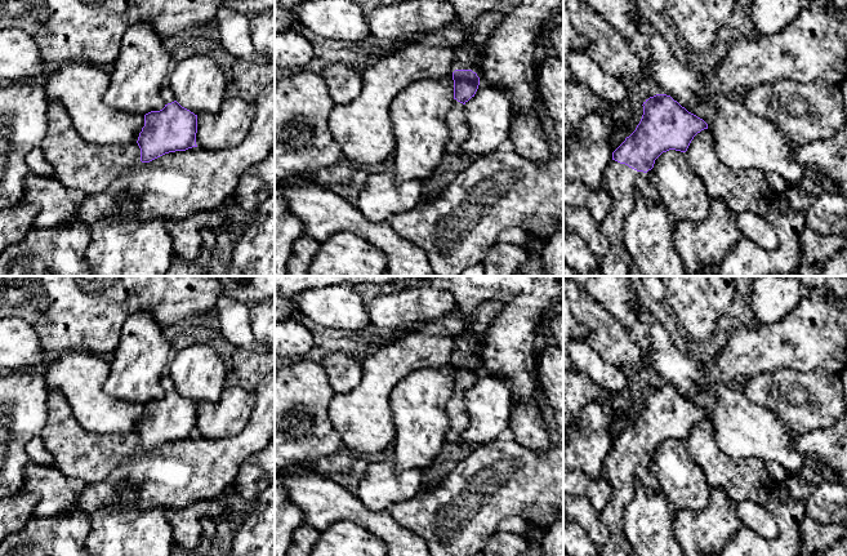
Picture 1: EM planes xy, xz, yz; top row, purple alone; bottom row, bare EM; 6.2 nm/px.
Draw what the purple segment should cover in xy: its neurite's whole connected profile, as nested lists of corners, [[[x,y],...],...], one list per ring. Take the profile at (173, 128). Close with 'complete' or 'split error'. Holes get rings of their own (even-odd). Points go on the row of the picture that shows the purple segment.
[[[168,83],[161,88],[160,98],[166,103],[165,107],[144,115],[144,126],[137,141],[142,163],[150,163],[169,152],[197,147],[197,115],[175,101]]] | split error

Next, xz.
[[[455,70],[454,101],[450,111],[446,114],[445,123],[450,133],[445,154],[459,156],[463,152],[464,143],[468,138],[468,125],[464,104],[474,97],[480,77],[472,70]]] | split error

